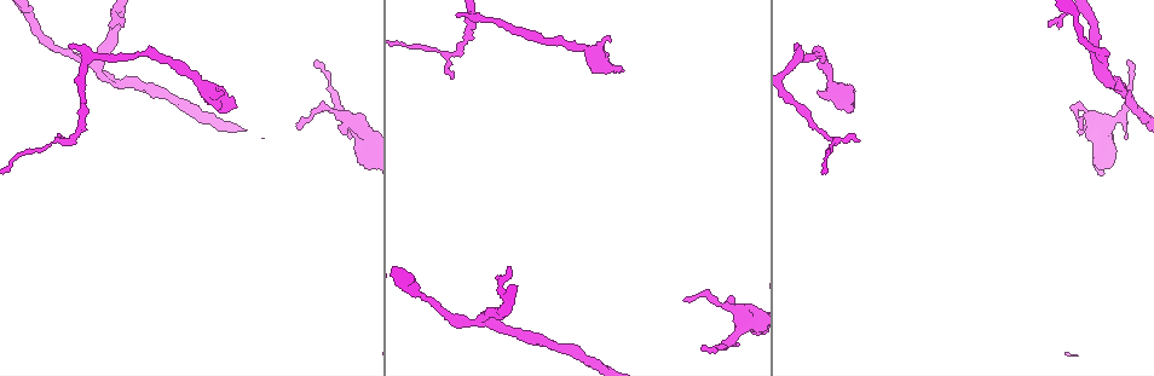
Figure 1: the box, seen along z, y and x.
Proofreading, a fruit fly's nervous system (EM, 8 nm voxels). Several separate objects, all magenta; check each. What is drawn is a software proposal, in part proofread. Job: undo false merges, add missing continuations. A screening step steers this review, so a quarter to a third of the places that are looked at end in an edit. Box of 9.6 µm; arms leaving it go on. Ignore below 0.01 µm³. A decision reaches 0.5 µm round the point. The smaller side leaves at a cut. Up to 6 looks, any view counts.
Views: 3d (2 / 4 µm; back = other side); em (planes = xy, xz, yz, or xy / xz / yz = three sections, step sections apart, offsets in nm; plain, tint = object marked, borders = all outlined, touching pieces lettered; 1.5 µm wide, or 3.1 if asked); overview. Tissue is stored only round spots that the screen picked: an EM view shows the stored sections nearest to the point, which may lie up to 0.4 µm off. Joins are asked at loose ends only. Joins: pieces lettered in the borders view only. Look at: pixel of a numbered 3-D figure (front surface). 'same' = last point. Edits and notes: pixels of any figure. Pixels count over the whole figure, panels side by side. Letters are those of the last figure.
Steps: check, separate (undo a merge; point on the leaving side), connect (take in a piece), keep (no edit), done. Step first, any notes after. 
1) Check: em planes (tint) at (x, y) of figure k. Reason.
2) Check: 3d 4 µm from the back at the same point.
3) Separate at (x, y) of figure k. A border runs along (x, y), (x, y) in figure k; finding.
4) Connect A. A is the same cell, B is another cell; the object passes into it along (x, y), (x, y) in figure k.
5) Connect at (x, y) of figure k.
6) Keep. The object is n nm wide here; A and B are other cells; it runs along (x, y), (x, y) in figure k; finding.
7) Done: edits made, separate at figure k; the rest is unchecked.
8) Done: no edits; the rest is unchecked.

Check: 3d 2 µm at (211, 91) of figure 1. A fork.

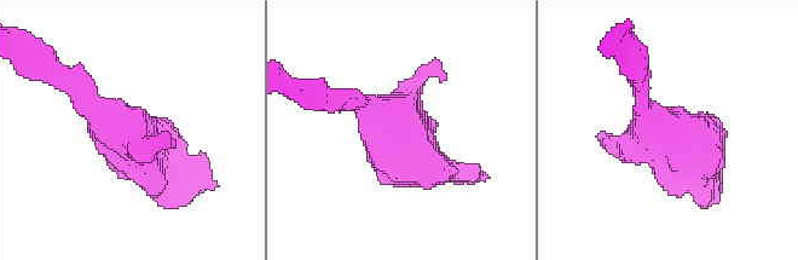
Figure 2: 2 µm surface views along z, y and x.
Check: em planes (plain) at (685, 143) of figure 2. Shape alone is not enough.

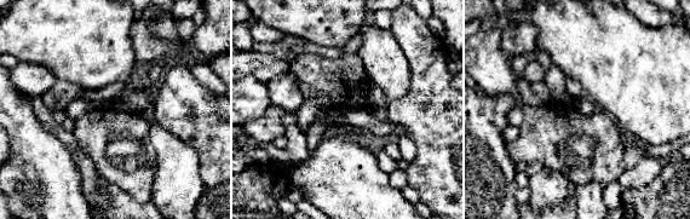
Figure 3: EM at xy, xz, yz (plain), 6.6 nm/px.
Check: em planes (borders) at the same point. See the neighbours.

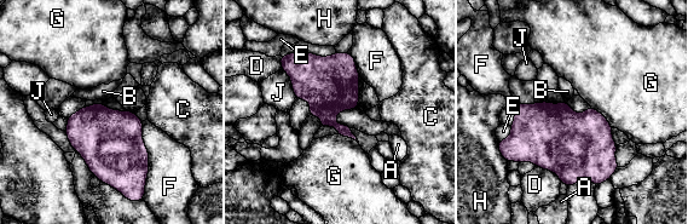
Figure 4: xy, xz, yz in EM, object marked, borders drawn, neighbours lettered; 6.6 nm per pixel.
Keep. A, B, C, D, E, F, G, H and J are other cells; a border runs along (536, 165), (551, 170), (561, 182) in figure 4; one neuron here.

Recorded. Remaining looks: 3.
Check: 3d 2 µm at (798, 44) of figure 1. Free end.

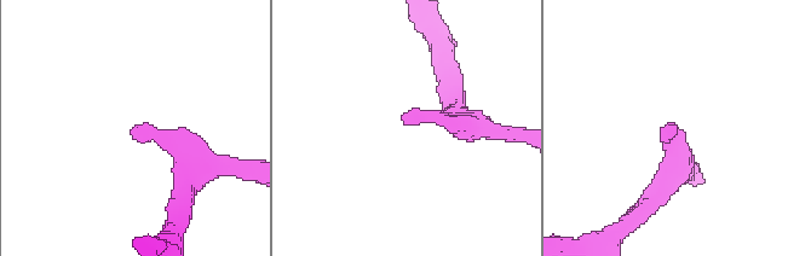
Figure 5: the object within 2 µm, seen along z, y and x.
Check: em xz step 8 (tint) at (669, 128) of figure 5.

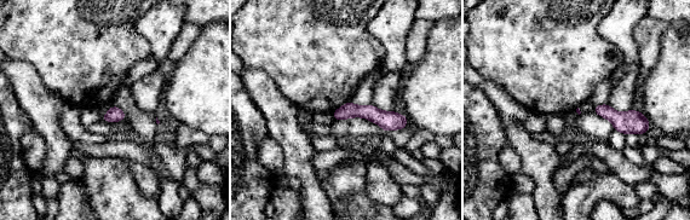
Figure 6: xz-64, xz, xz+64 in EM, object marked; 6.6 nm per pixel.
Check: em planes (borders) at the same point. Cut it another way.

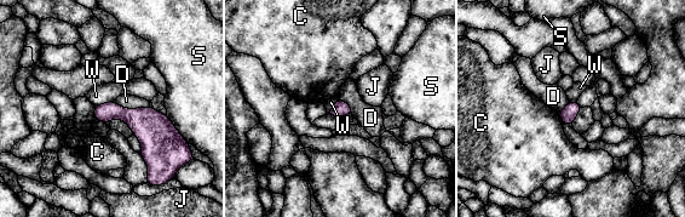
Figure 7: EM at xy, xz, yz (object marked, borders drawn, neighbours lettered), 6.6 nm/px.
Keep. C, D, J, S and W are other cells; a border runs along (113, 101), (95, 107) in figure 7; no lettered piece goes on from it.

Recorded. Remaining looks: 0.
Done: no edits; the rest is unchecked.

